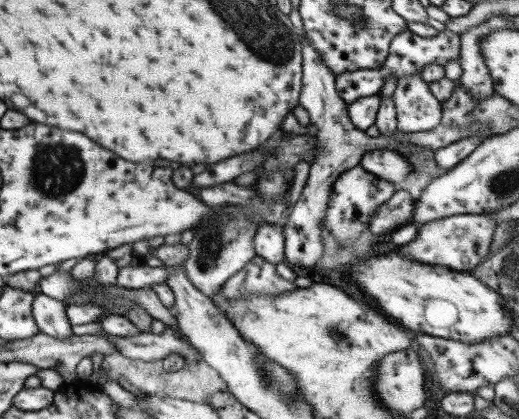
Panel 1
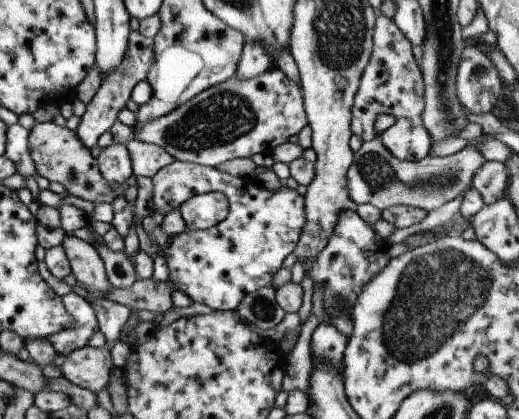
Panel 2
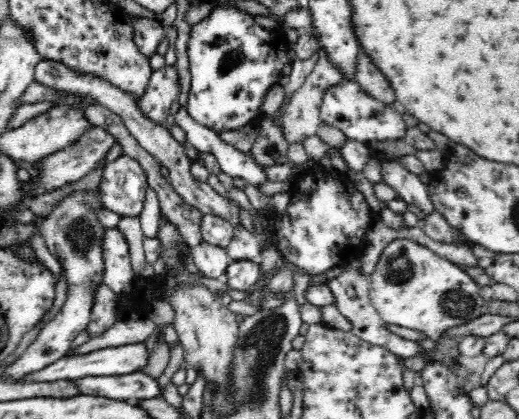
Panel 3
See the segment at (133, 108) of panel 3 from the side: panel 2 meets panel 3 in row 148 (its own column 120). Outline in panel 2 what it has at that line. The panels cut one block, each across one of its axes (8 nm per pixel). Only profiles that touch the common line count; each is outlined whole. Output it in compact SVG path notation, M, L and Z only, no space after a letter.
M113 142L111 146L102 148L96 160L100 173L111 186L122 186L133 175L127 144Z

